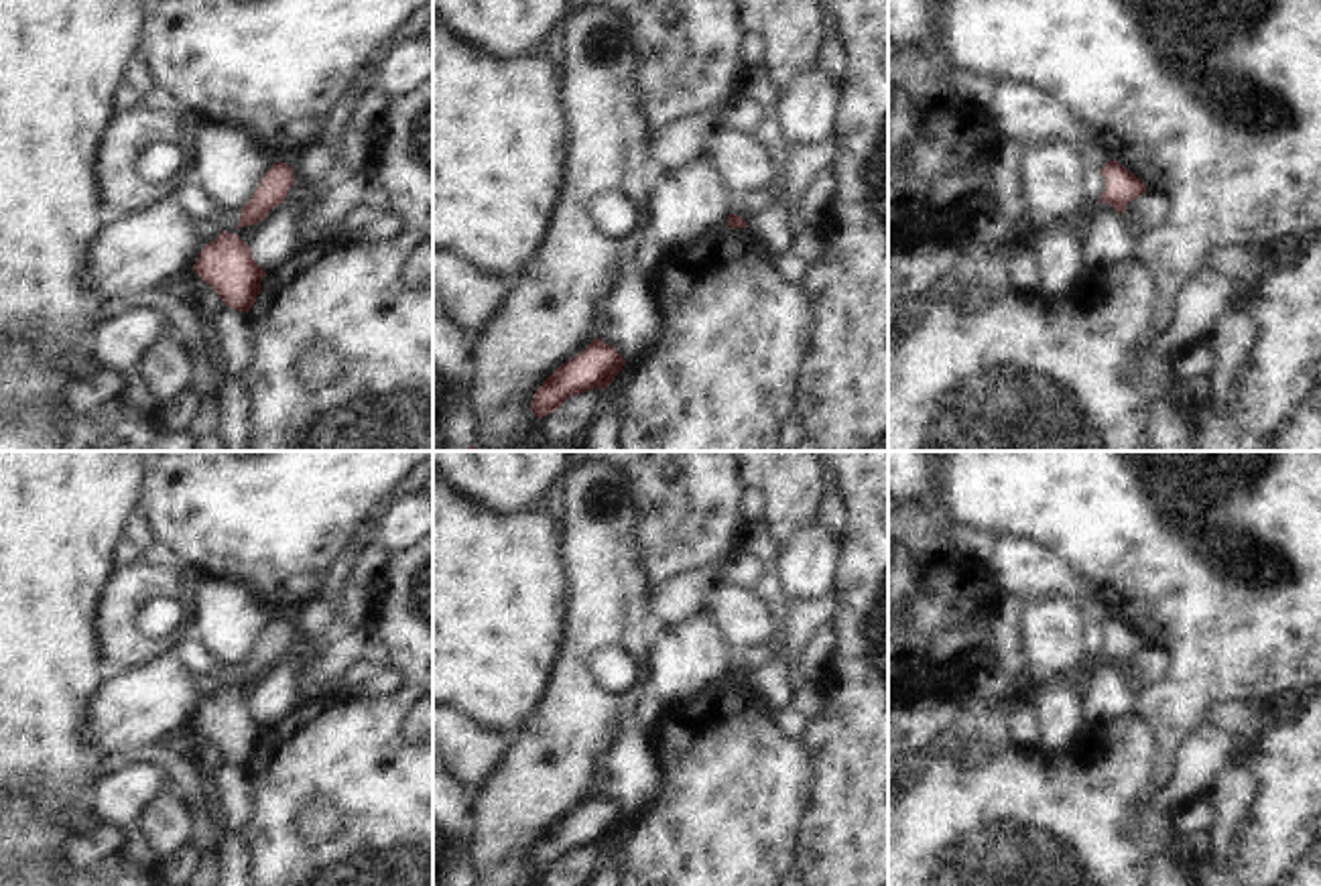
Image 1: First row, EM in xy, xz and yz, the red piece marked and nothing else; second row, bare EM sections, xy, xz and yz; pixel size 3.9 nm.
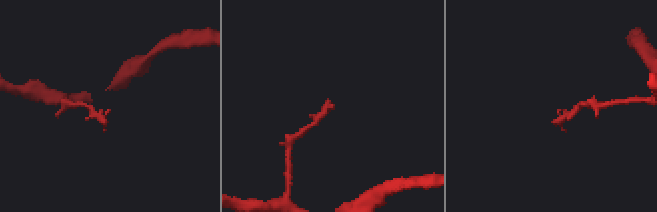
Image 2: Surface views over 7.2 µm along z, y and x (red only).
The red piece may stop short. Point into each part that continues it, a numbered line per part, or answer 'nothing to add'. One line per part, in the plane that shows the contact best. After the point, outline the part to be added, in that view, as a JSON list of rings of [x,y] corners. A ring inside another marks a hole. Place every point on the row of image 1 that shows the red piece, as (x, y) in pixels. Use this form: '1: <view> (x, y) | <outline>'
nothing to add

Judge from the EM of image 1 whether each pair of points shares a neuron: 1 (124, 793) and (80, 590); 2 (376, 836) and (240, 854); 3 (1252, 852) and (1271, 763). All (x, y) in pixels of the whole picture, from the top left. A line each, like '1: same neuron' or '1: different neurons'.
1: different neurons
2: different neurons
3: same neuron

